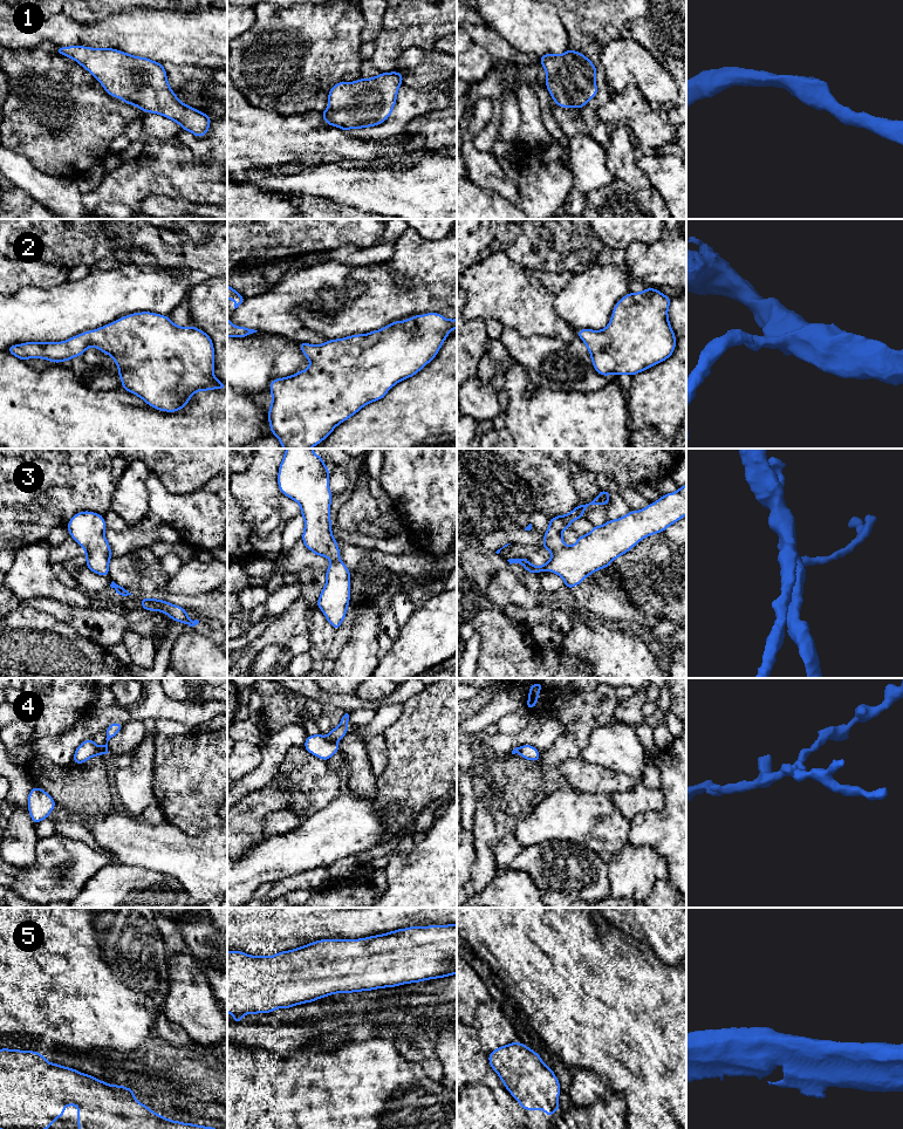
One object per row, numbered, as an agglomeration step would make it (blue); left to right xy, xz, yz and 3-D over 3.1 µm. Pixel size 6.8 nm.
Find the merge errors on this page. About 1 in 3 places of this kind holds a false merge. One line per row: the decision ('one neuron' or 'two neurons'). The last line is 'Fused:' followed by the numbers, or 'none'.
1: one neuron
2: one neuron
3: one neuron
4: two neurons
5: one neuron
Fused: 4

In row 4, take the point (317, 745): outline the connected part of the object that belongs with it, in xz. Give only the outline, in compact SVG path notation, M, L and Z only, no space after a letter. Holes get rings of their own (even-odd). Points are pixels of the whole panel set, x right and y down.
M321 733L312 735L309 734L305 741L303 747L313 755L327 761L330 759L337 751L338 744L329 741Z

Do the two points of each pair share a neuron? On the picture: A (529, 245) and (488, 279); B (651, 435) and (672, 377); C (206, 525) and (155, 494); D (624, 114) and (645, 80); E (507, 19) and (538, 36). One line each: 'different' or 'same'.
A: different
B: same
C: same
D: different
E: same

